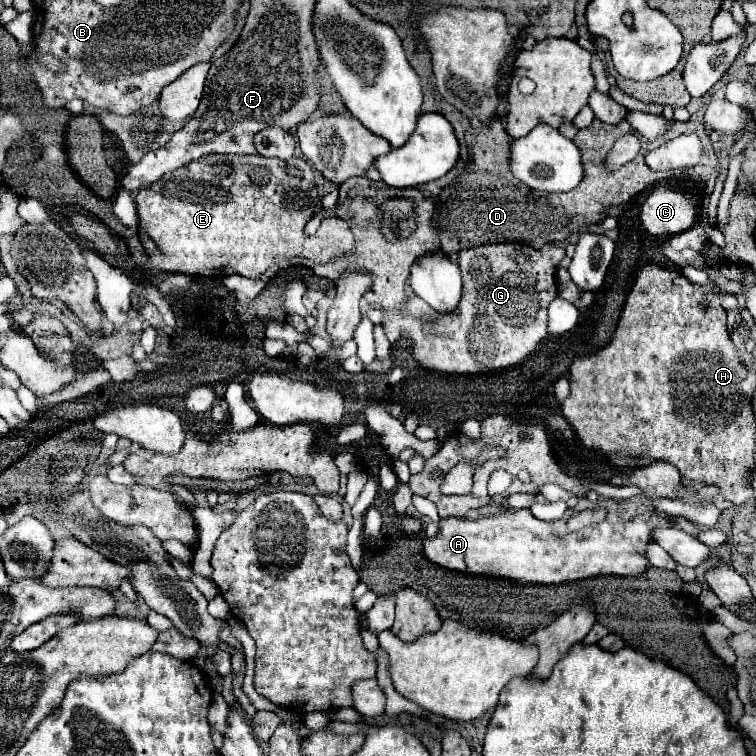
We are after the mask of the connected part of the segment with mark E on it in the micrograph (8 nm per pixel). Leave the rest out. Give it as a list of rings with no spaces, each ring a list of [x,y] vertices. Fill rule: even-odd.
[[[207,155],[199,161],[191,161],[185,167],[165,173],[161,181],[141,189],[135,197],[139,213],[139,237],[151,257],[155,271],[175,271],[203,277],[227,277],[237,273],[251,279],[263,275],[271,265],[279,263],[281,257],[305,257],[313,263],[329,263],[353,253],[355,239],[343,219],[327,218],[313,237],[303,233],[305,223],[315,213],[315,203],[317,187],[313,181],[313,169],[305,159],[295,157],[295,165],[289,165],[261,155]],[[237,167],[245,167],[245,173],[233,171]]]

